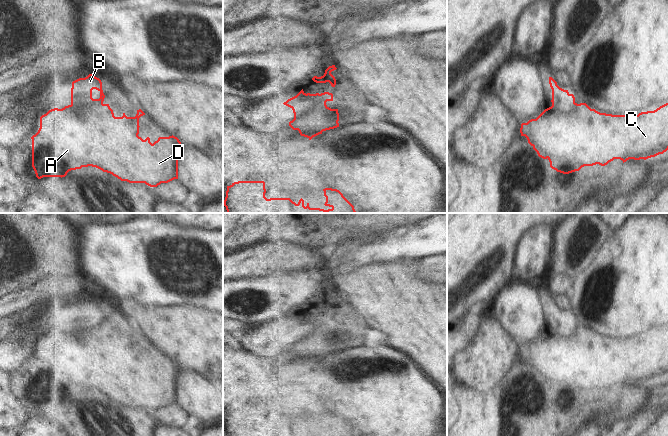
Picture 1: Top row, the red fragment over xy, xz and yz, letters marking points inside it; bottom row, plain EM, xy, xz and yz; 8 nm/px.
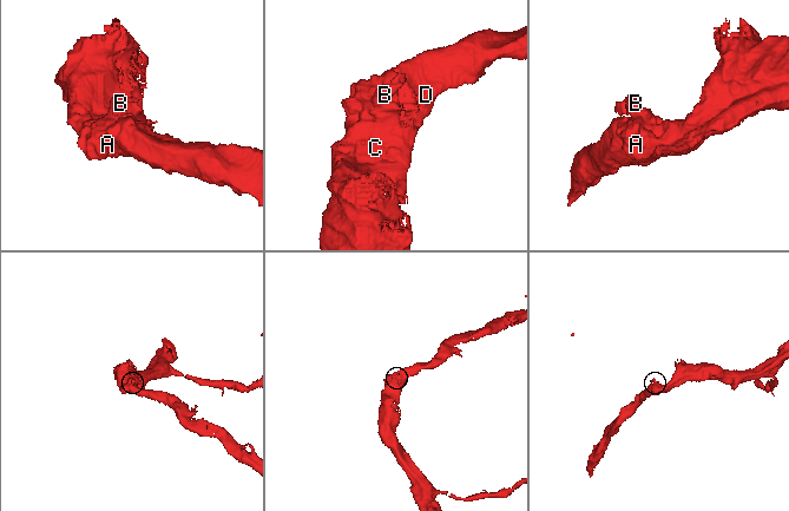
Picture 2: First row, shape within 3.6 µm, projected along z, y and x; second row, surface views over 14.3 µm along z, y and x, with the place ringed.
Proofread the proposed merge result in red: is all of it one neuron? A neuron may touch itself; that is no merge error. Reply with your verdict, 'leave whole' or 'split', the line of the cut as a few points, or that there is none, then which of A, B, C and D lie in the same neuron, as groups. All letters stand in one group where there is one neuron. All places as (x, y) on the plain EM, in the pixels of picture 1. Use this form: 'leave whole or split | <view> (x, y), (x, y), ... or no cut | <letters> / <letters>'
split | xz (319, 318), (319, 325), (311, 333), (304, 326), (296, 327) | A C D / B

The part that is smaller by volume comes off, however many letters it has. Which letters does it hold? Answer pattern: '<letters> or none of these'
B

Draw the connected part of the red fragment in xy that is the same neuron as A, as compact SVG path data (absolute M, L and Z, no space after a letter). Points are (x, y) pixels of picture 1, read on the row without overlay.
M97 328L95 330L75 331L65 330L62 333L54 332L40 341L40 352L31 361L32 363L32 391L36 401L65 401L71 394L82 391L96 391L117 401L121 405L129 407L145 407L150 411L157 411L161 407L168 407L178 403L178 378L181 366L175 360L159 361L153 368L150 362L143 364L139 358L139 342L145 337L139 333L135 341L115 341L109 328Z

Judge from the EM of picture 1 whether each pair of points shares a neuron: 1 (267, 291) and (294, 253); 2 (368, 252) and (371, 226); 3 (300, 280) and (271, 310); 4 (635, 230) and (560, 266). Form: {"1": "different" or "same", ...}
{"1": "different", "2": "different", "3": "same", "4": "different"}

